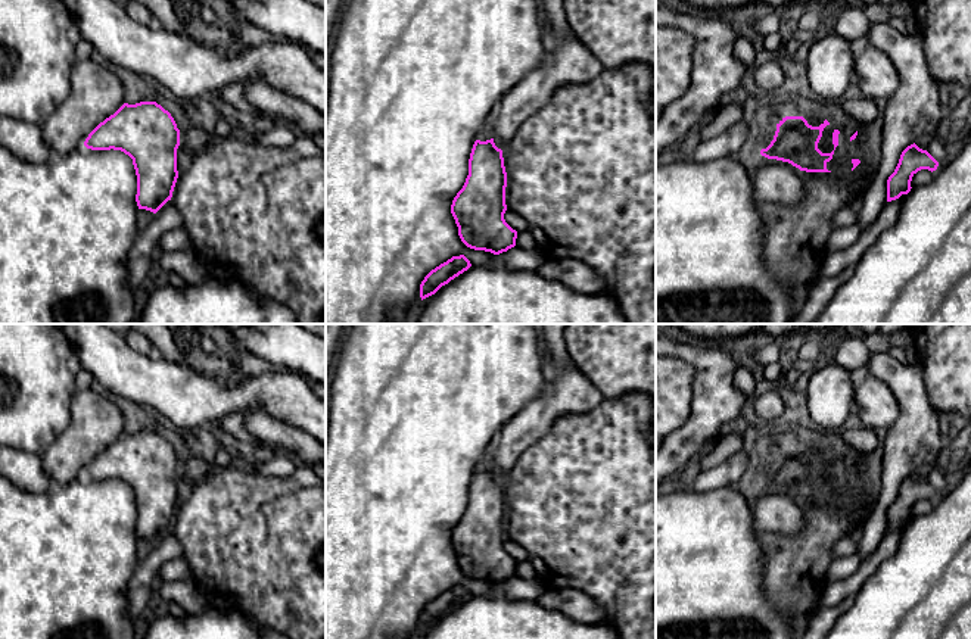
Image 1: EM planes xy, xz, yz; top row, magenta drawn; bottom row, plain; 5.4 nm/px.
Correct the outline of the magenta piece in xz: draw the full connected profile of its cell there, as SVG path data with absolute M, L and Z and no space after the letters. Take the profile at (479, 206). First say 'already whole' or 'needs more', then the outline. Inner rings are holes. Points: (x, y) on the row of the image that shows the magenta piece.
already whole; M494 138L476 140L469 159L469 175L451 205L461 241L494 255L516 246L517 231L504 219L507 172L502 150Z

